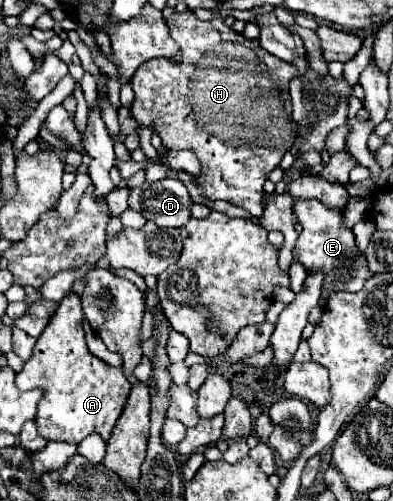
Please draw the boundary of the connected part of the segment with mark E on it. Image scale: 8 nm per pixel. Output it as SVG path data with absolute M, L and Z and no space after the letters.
M295 199L293 213L297 215L303 231L297 237L293 257L301 261L309 273L325 273L321 299L329 301L337 291L361 291L365 281L373 275L367 257L359 251L353 229L343 225L343 209L331 209L319 199Z

